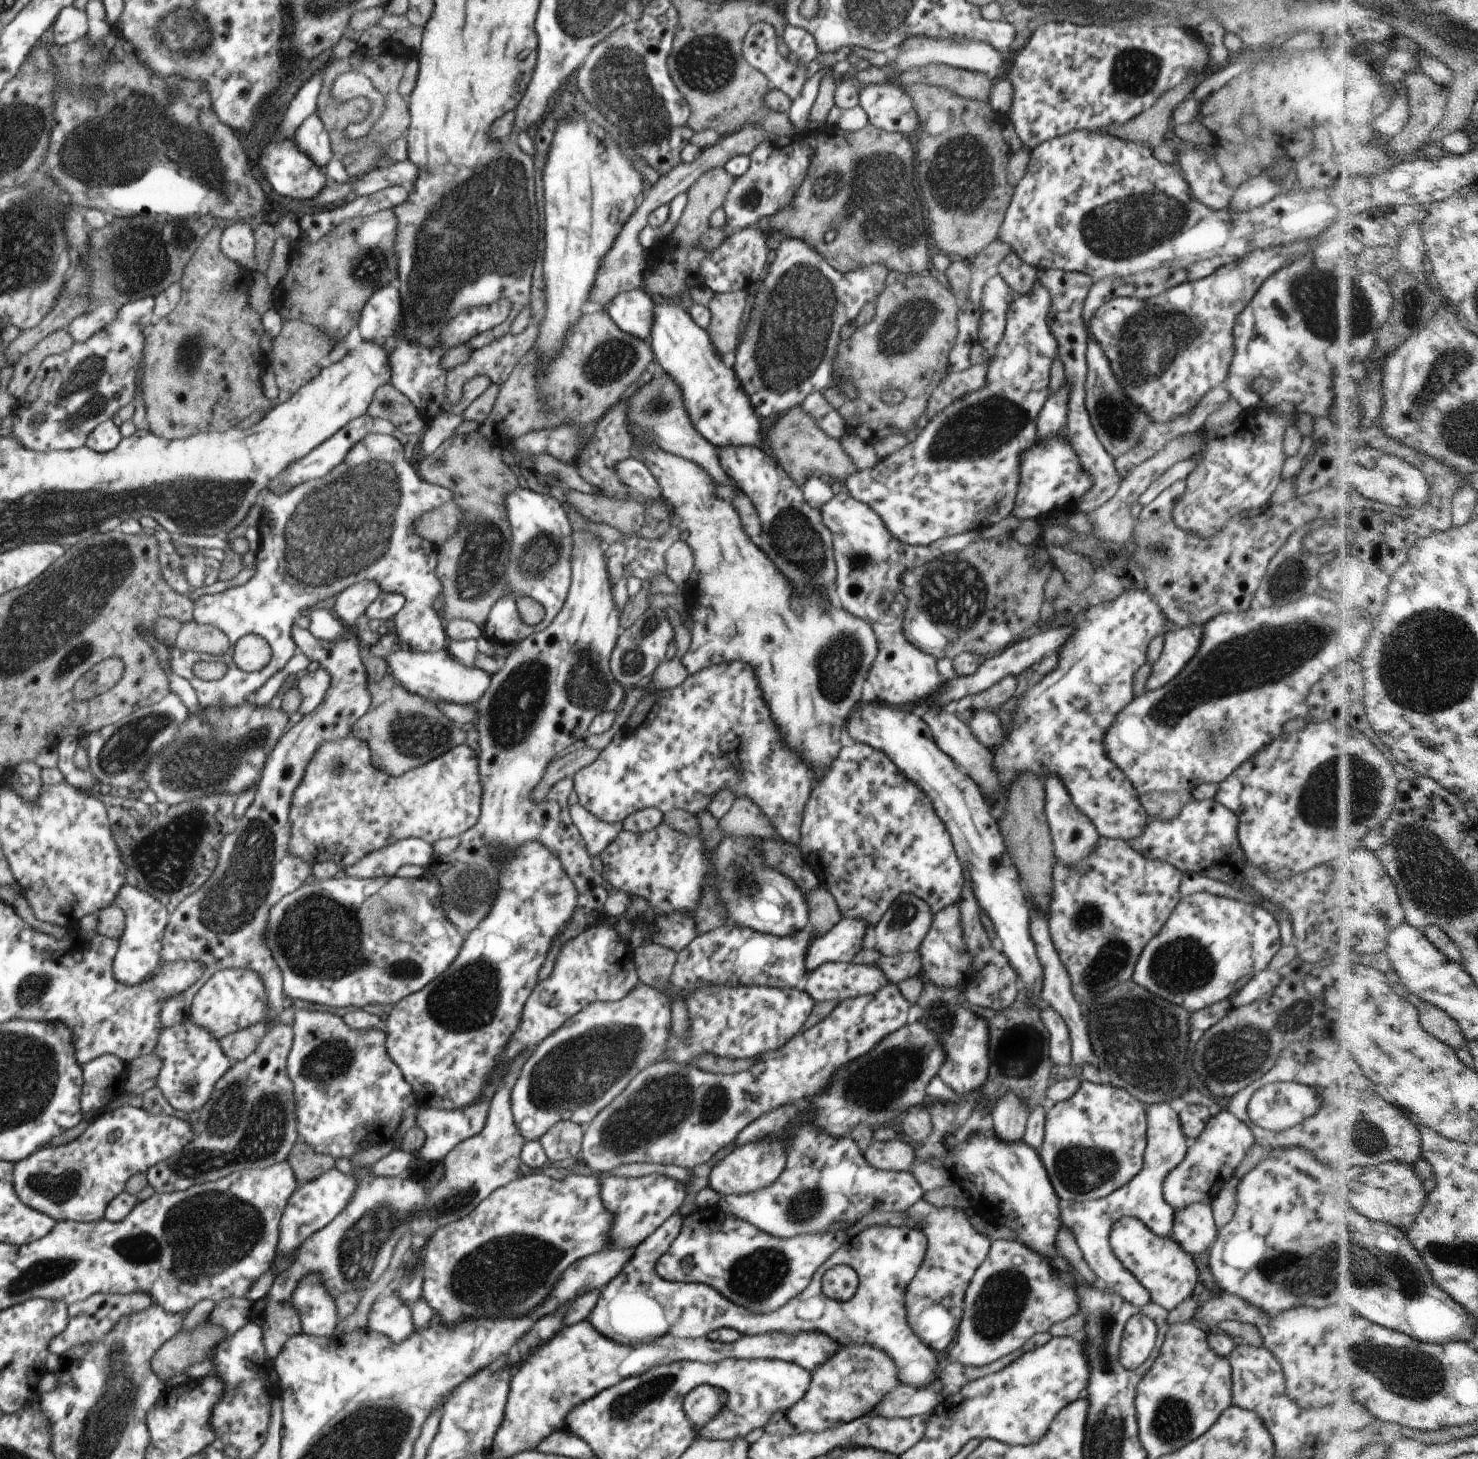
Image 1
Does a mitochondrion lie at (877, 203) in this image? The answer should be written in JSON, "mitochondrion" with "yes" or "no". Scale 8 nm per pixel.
{"mitochondrion":"yes"}

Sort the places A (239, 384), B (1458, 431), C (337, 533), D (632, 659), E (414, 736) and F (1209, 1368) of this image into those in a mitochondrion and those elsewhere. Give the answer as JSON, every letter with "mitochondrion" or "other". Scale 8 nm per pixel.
{"A":"other","B":"mitochondrion","C":"mitochondrion","D":"mitochondrion","E":"mitochondrion","F":"other"}

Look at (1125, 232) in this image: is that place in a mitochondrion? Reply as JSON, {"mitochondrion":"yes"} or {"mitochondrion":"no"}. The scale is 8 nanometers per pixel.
{"mitochondrion":"yes"}

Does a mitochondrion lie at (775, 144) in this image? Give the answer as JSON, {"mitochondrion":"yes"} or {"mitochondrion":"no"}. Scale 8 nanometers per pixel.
{"mitochondrion":"no"}

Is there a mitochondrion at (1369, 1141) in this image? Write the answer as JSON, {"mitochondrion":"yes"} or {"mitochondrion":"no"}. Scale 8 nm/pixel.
{"mitochondrion":"yes"}

